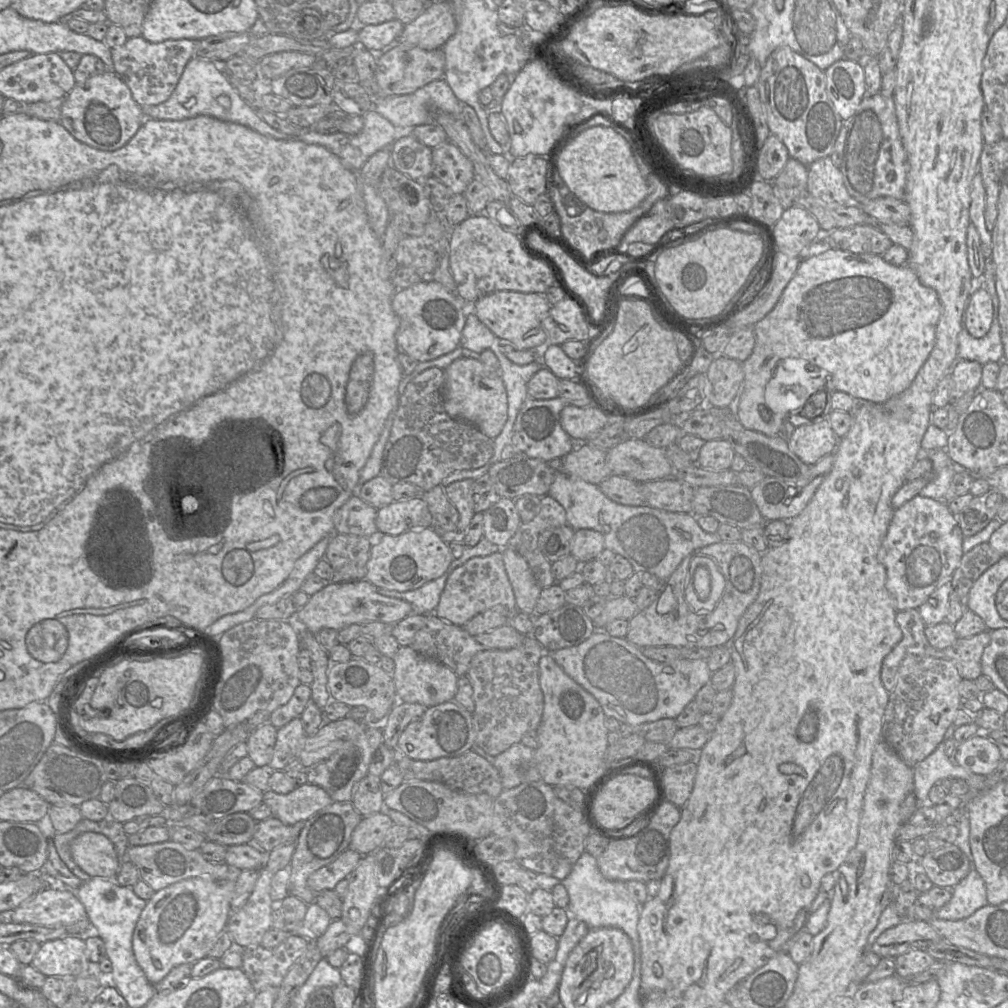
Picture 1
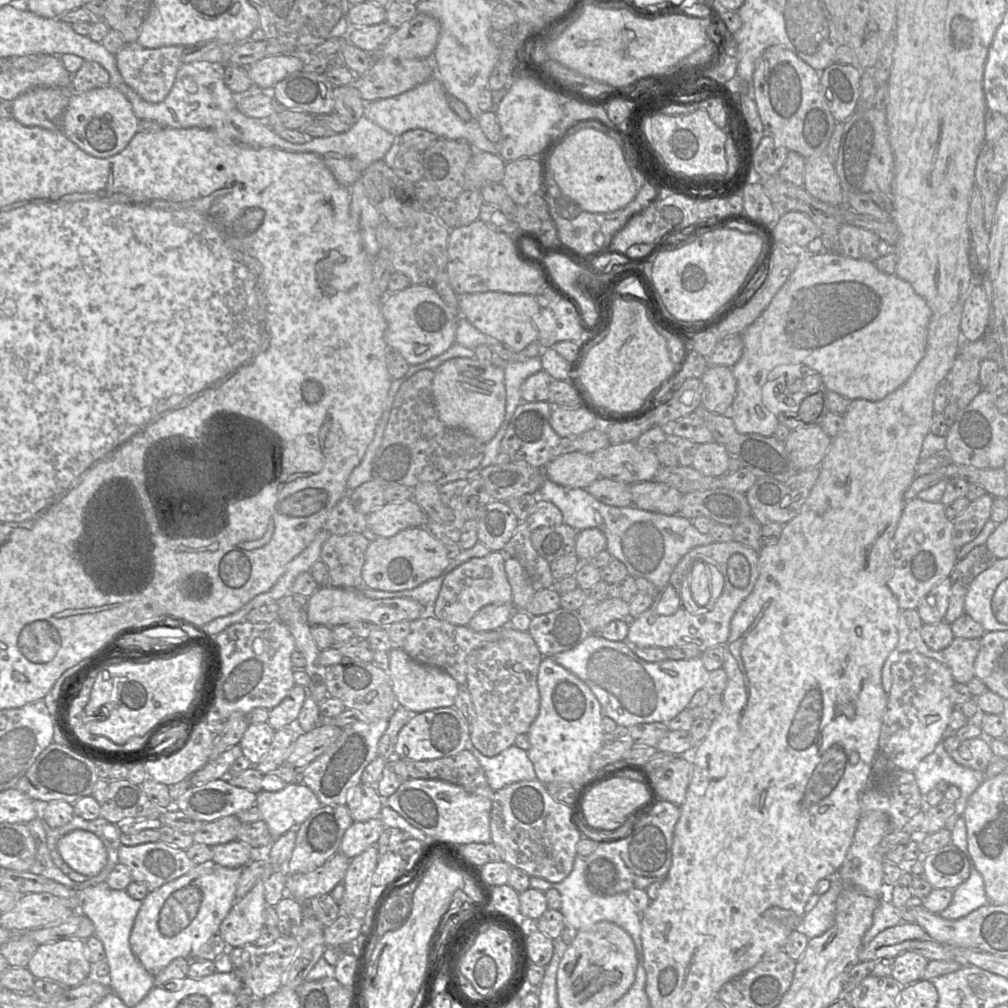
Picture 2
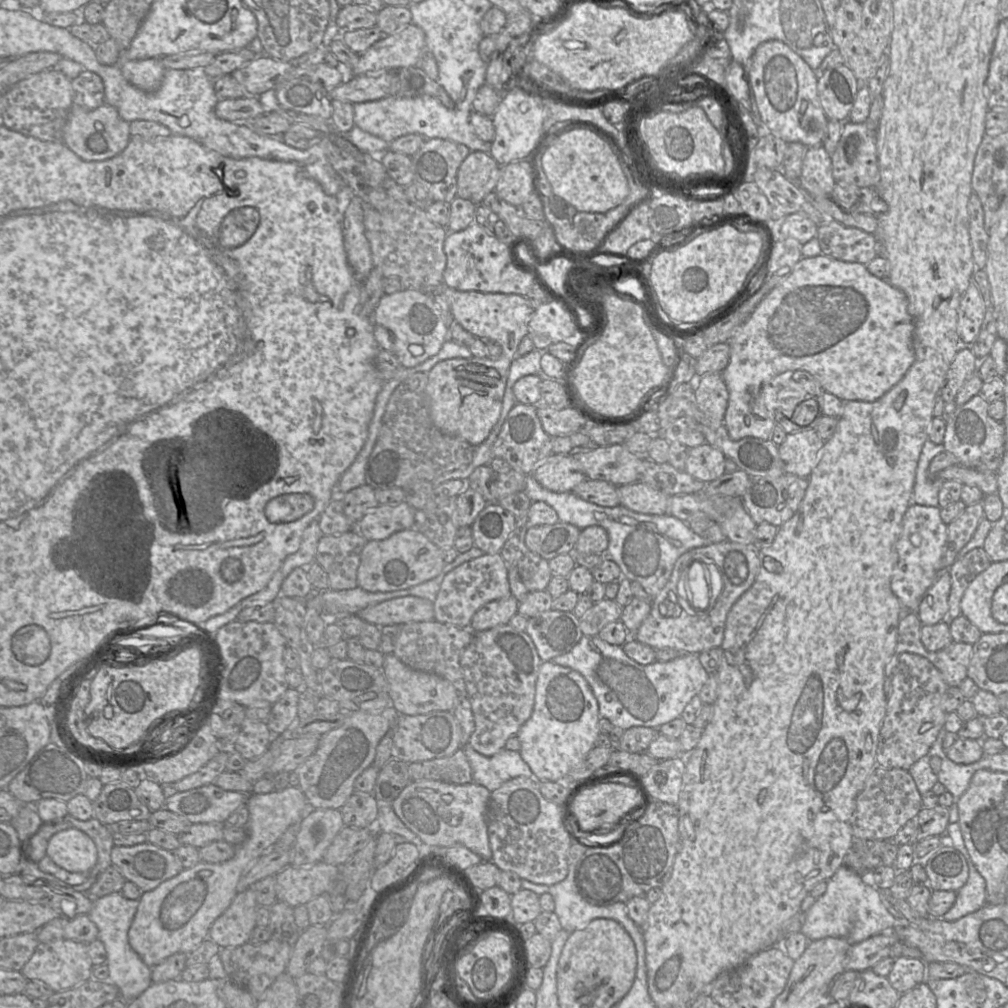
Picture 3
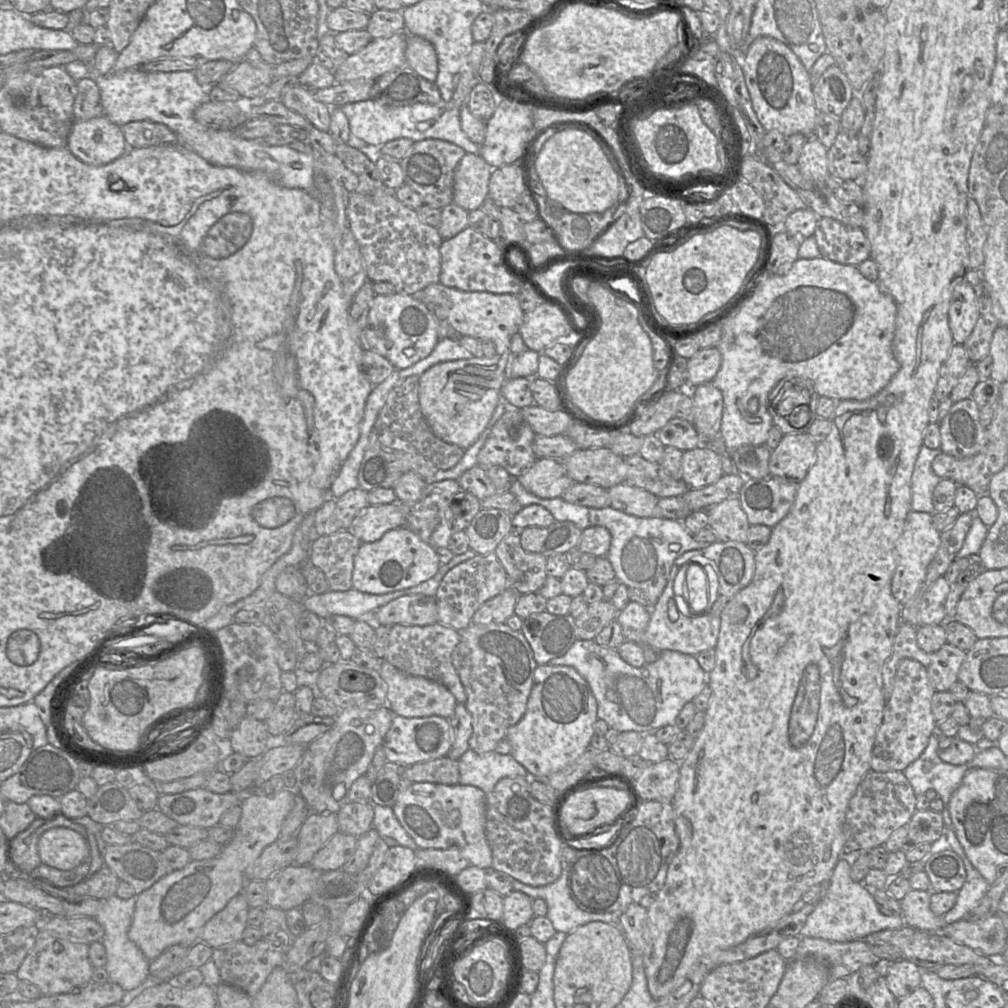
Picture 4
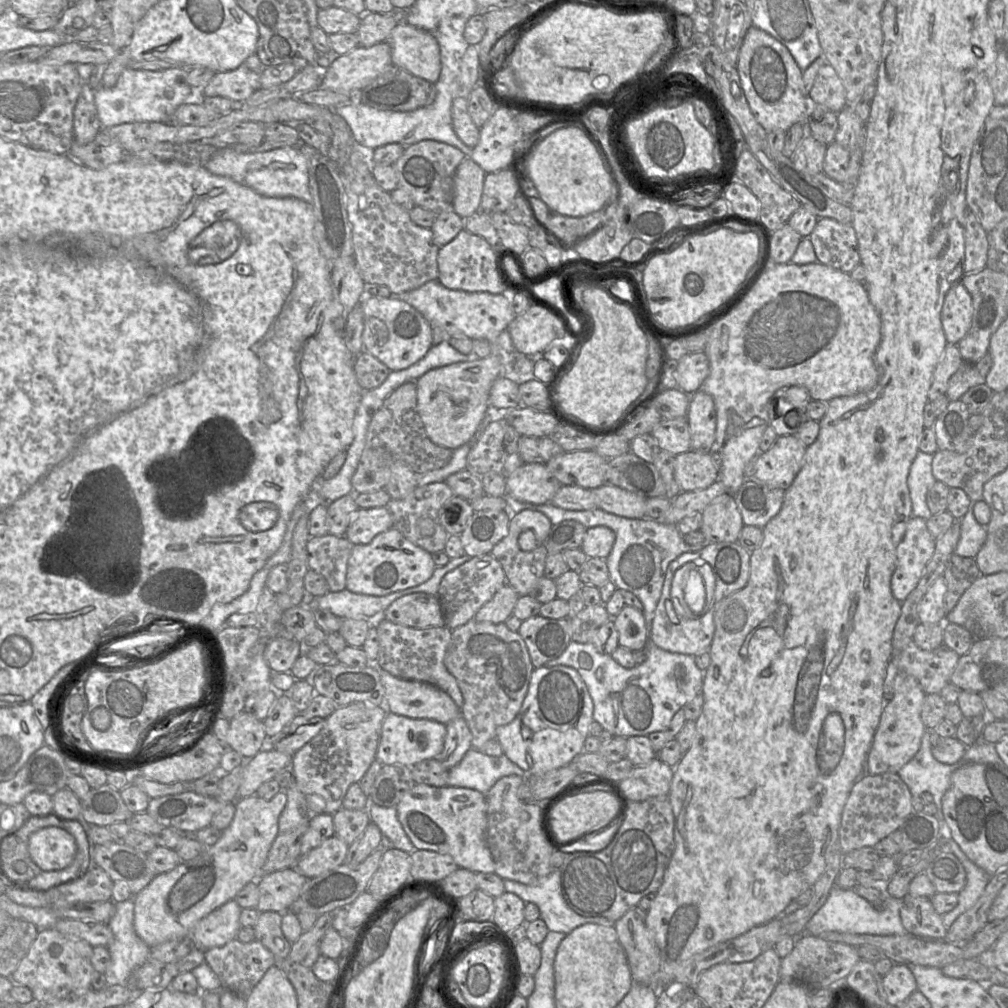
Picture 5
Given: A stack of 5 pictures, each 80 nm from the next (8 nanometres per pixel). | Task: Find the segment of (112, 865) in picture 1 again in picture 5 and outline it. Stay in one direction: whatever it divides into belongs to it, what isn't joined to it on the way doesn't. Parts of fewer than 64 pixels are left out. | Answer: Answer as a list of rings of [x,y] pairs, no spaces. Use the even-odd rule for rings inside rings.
[[[48,826],[29,838],[29,854],[41,871],[62,870],[69,866],[76,855],[74,837],[66,830]]]

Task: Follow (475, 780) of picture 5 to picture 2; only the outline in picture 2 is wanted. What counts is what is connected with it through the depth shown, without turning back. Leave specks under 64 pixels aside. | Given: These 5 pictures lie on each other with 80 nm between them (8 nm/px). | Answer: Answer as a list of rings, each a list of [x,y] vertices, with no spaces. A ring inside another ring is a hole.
[[[471,744],[465,750],[477,758],[485,771],[489,787],[493,791],[519,782],[537,779],[533,763],[527,751],[512,745],[494,757],[481,754]]]

